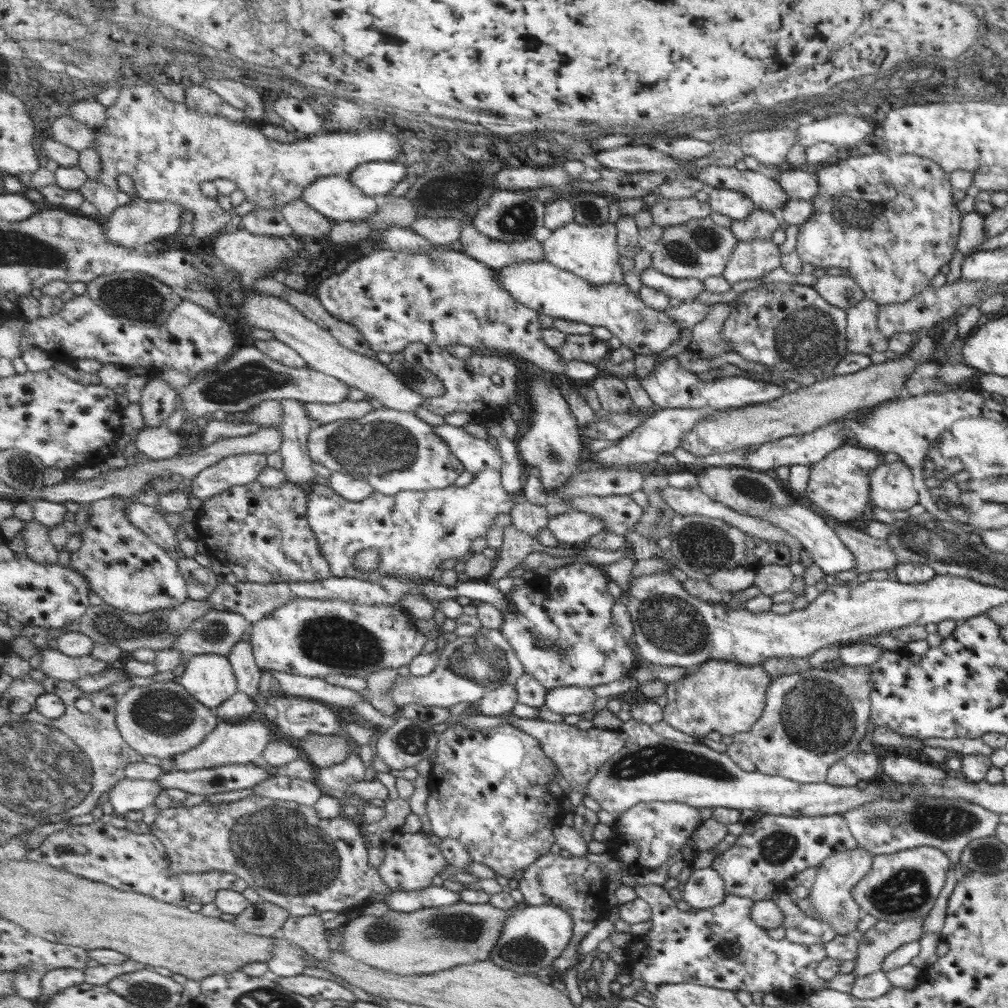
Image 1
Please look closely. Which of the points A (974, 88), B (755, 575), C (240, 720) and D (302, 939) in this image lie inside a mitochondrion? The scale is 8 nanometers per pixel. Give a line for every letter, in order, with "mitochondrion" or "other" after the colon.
A: mitochondrion
B: other
C: other
D: other

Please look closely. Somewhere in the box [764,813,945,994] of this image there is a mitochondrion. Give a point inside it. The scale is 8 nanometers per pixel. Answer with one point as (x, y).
(905, 892)

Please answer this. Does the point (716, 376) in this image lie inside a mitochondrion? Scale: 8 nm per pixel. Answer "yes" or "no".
no

